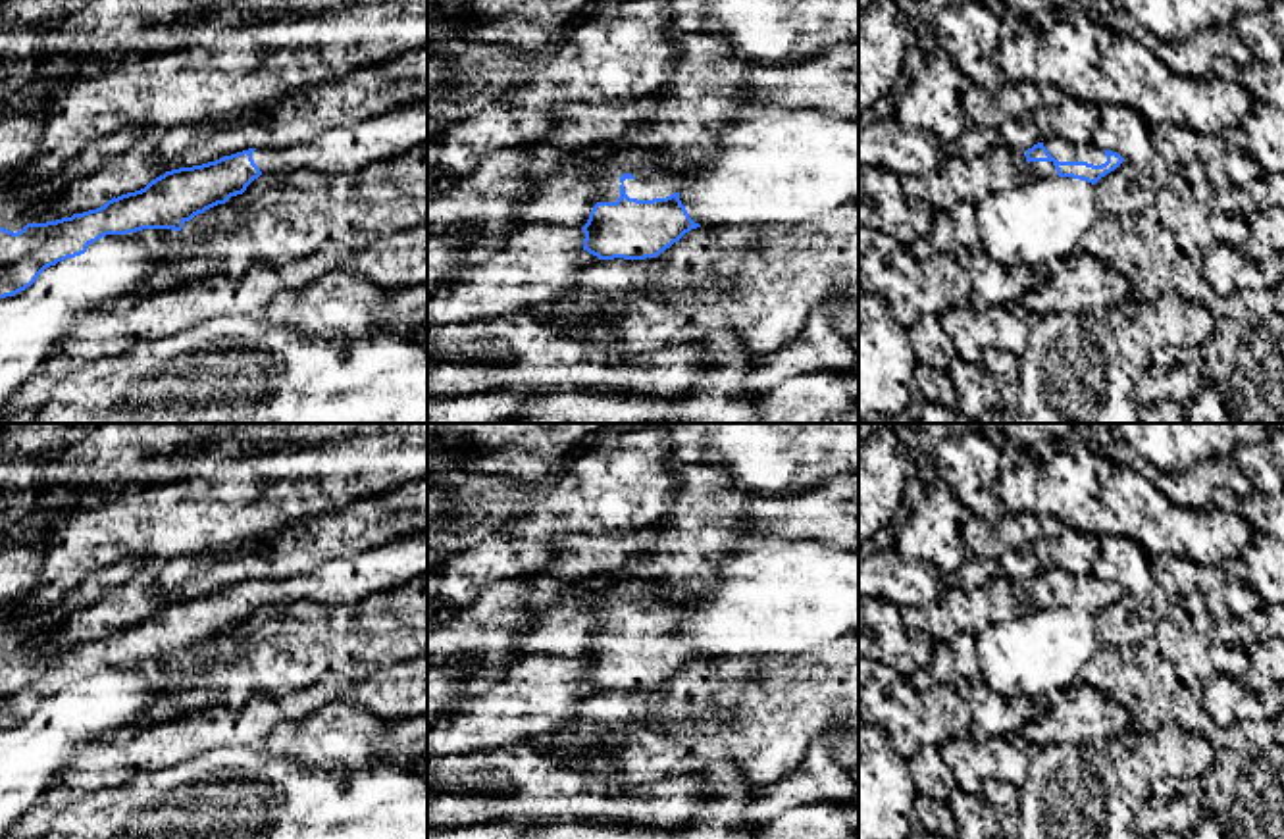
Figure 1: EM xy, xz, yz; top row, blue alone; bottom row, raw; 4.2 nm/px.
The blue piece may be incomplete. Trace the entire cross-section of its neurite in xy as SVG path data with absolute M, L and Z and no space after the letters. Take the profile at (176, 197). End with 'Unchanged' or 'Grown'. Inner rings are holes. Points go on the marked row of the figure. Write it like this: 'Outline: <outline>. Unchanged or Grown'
Outline: M248 148L202 165L166 171L141 191L114 196L104 206L73 214L71 217L27 223L17 233L0 227L0 298L25 291L46 267L85 254L92 242L106 235L127 235L142 229L181 231L185 221L218 204L225 204L231 196L243 194L262 175L252 160L254 150Z. Unchanged

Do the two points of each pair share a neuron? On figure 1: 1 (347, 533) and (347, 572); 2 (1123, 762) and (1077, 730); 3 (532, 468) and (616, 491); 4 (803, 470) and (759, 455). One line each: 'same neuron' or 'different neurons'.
1: different neurons
2: different neurons
3: different neurons
4: same neuron

